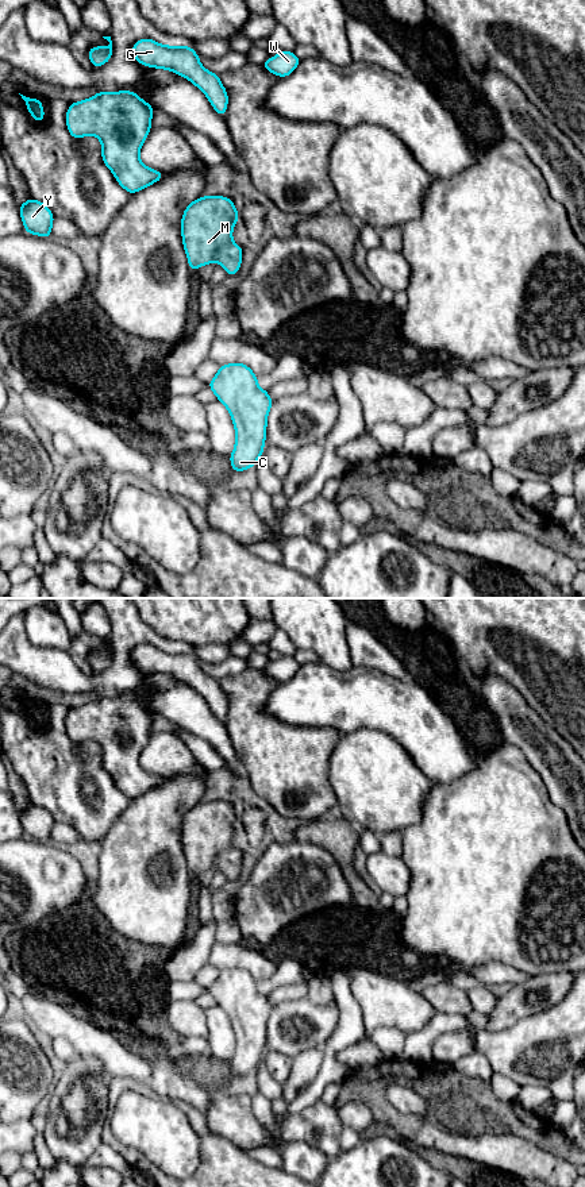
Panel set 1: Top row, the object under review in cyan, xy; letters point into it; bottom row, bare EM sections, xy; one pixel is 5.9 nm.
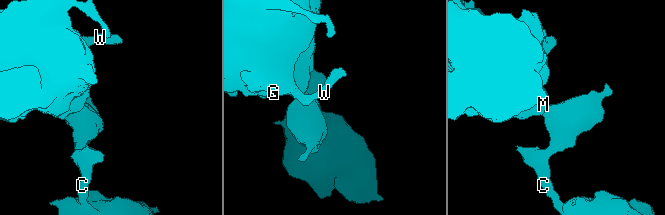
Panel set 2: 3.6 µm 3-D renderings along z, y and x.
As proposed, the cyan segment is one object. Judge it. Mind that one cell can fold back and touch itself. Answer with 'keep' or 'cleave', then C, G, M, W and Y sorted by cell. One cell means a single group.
keep; groups C G M W Y

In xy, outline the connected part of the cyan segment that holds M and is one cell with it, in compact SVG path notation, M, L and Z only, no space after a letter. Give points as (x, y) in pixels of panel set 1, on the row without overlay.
M200 801L189 808L181 822L181 841L190 876L218 867L235 880L242 870L243 852L232 844L239 817L226 801Z

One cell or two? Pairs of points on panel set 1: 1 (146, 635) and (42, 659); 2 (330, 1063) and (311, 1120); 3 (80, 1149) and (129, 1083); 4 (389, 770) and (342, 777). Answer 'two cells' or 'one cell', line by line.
1: one cell
2: two cells
3: two cells
4: one cell

